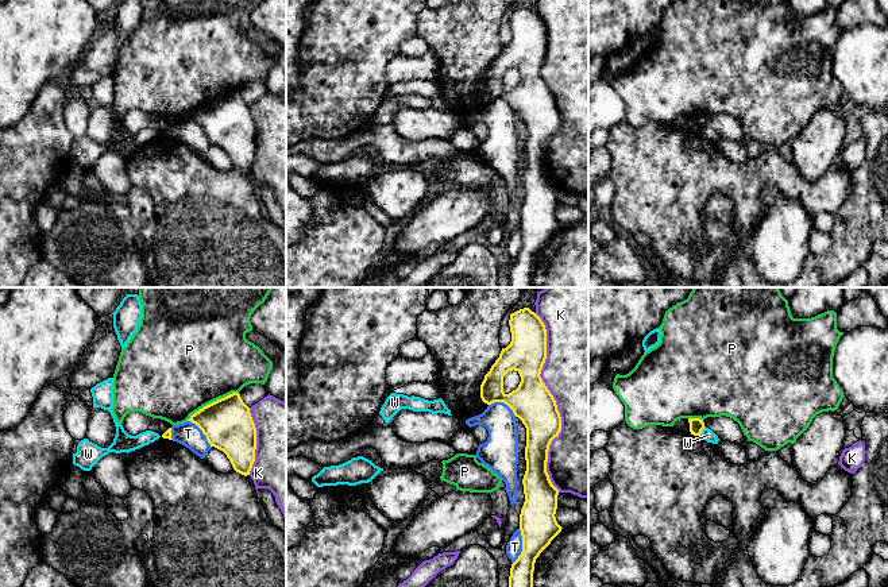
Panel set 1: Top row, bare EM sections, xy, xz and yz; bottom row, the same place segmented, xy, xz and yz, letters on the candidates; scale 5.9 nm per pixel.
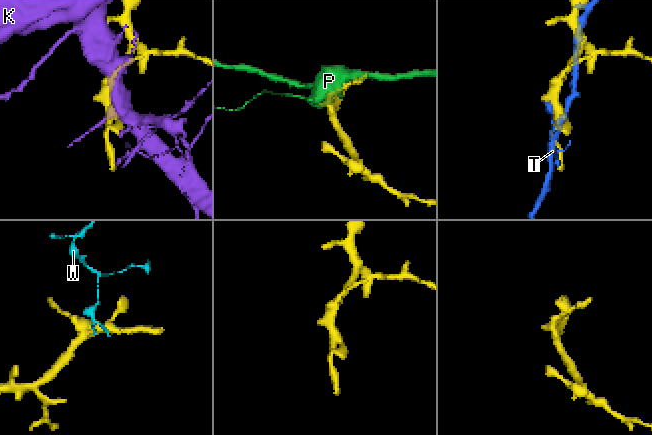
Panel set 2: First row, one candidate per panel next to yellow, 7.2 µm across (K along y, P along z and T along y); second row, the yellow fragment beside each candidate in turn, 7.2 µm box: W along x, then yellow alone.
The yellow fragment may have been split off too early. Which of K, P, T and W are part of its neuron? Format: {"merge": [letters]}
{"merge": []}

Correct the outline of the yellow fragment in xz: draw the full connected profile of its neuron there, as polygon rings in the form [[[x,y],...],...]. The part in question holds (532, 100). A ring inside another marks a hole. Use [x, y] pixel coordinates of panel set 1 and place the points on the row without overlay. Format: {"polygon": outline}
{"polygon": [[[529,5],[510,12],[511,39],[484,73],[480,96],[484,101],[506,101],[526,125],[522,177],[525,200],[520,212],[522,250],[511,262],[509,287],[533,287],[536,256],[561,229],[556,219],[559,188],[547,170],[548,148],[561,128],[556,99],[540,72],[547,57],[547,27]],[[517,69],[521,80],[516,88],[503,89],[503,74]]]}

